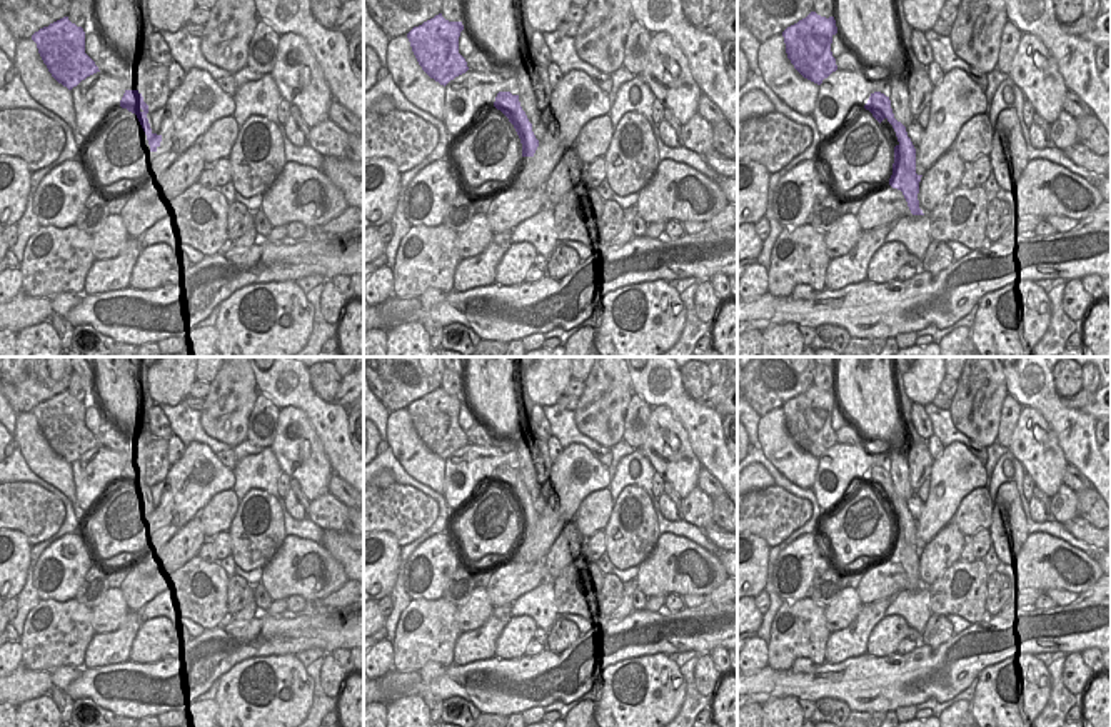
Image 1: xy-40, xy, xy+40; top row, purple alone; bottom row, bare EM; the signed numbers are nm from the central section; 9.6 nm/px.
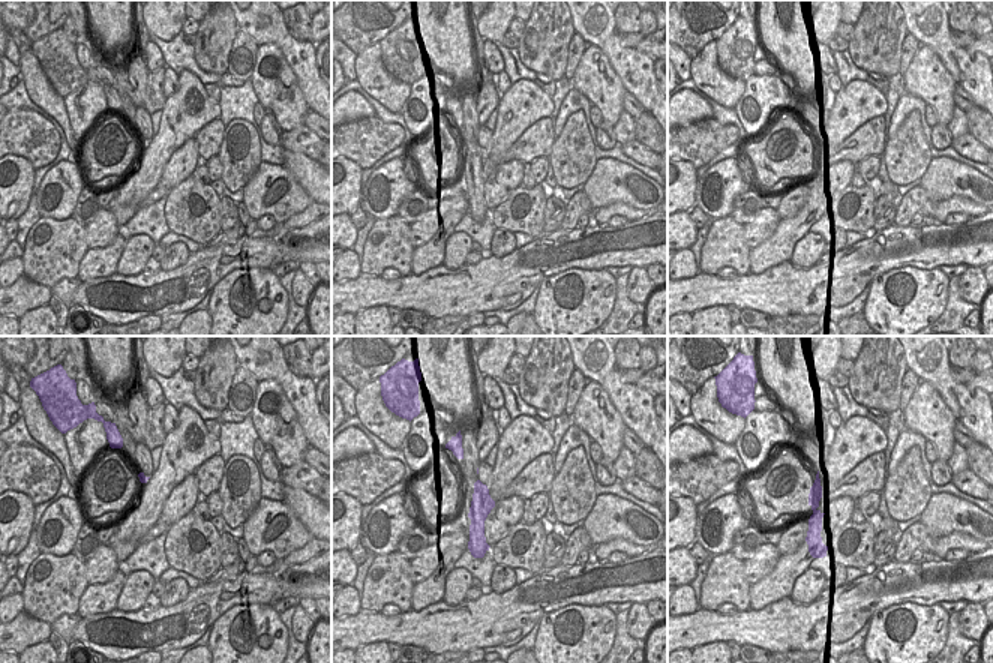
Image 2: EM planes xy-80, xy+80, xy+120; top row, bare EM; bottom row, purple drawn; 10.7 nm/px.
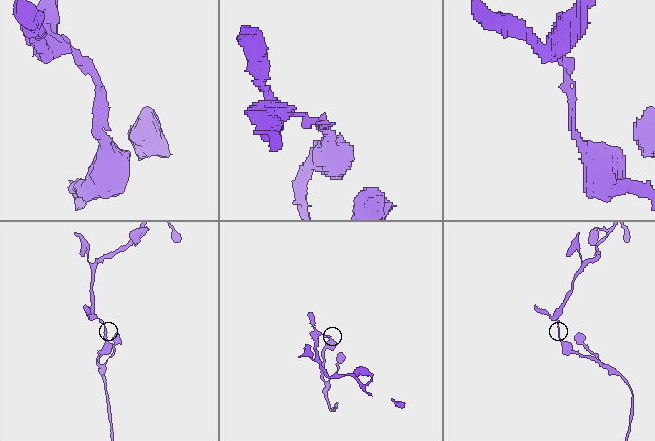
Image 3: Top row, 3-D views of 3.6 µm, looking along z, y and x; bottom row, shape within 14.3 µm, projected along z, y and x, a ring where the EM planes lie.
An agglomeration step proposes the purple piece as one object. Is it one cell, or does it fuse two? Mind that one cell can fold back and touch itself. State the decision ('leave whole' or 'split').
split

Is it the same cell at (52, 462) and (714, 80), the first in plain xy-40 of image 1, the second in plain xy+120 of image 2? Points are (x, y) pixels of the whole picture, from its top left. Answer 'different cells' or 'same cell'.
same cell

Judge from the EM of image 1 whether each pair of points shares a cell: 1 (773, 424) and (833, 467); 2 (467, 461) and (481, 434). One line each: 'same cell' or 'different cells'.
1: different cells
2: different cells

